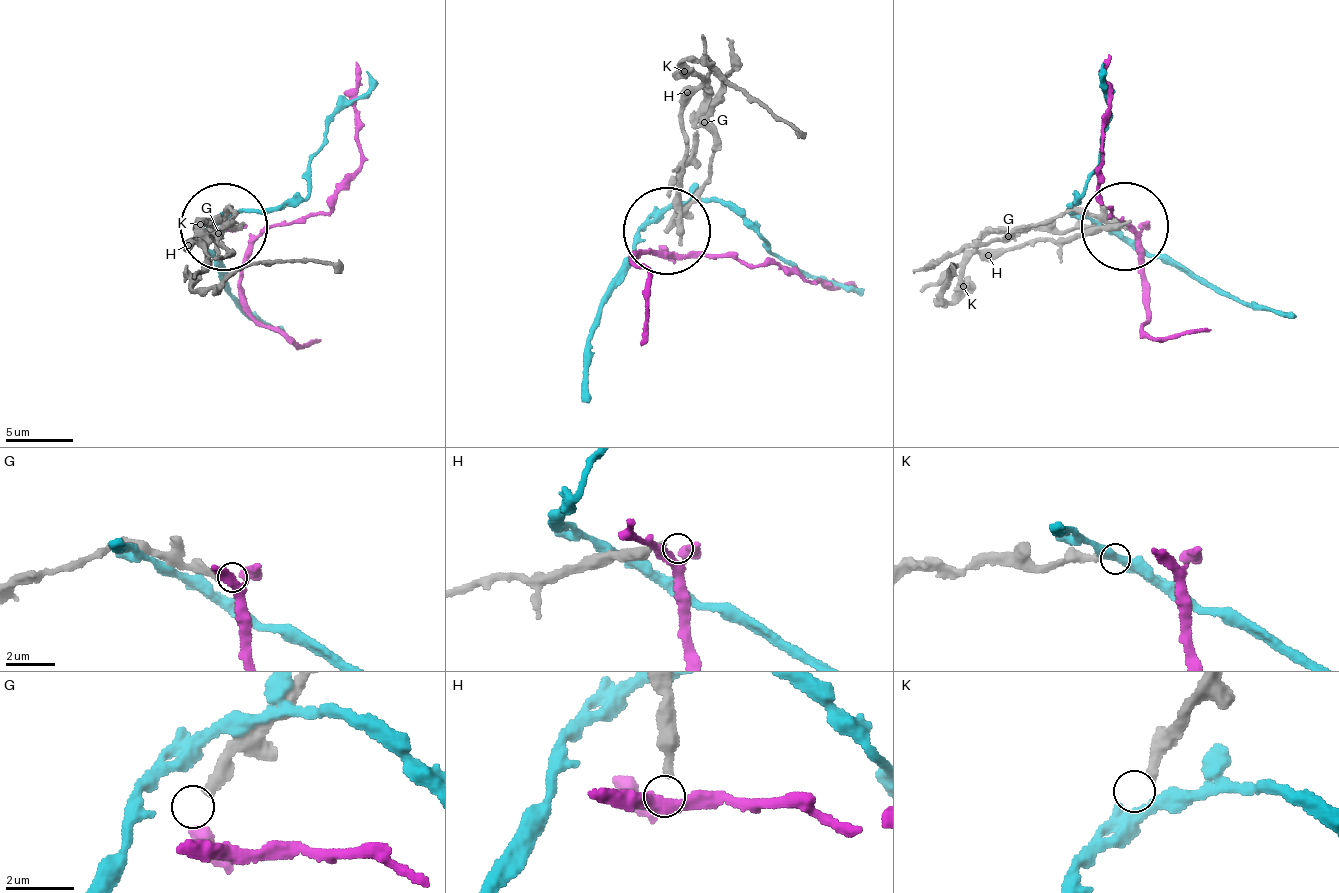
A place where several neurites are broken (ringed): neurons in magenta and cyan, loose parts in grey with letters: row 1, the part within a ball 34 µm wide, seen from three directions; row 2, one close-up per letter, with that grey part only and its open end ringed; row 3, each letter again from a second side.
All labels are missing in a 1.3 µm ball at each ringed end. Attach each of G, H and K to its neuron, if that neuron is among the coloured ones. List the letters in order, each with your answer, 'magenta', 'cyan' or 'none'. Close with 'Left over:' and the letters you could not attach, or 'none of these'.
G: magenta
H: none
K: cyan
Left over: H

